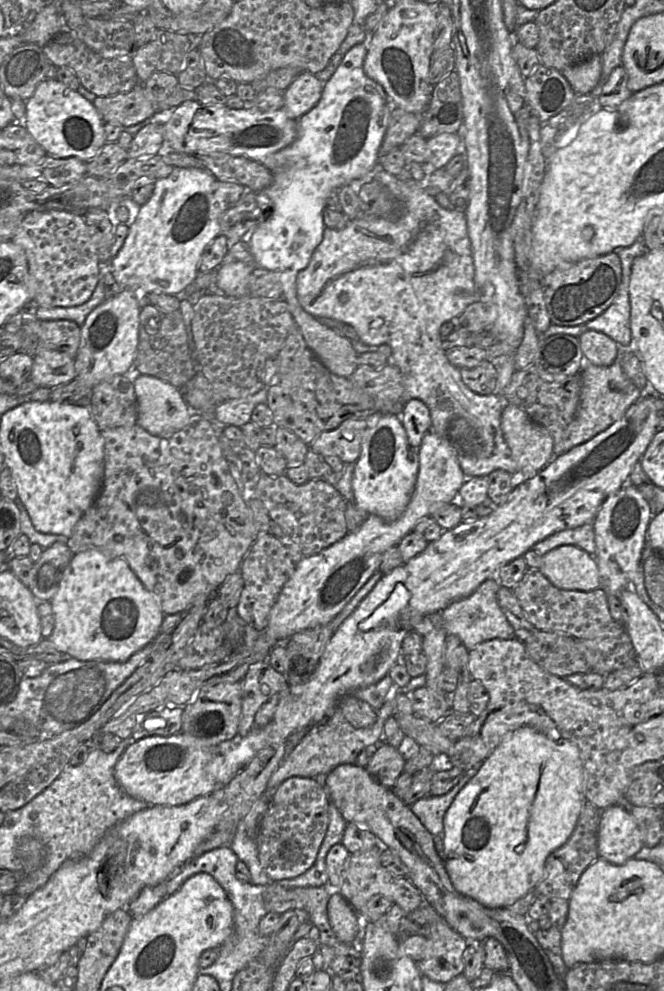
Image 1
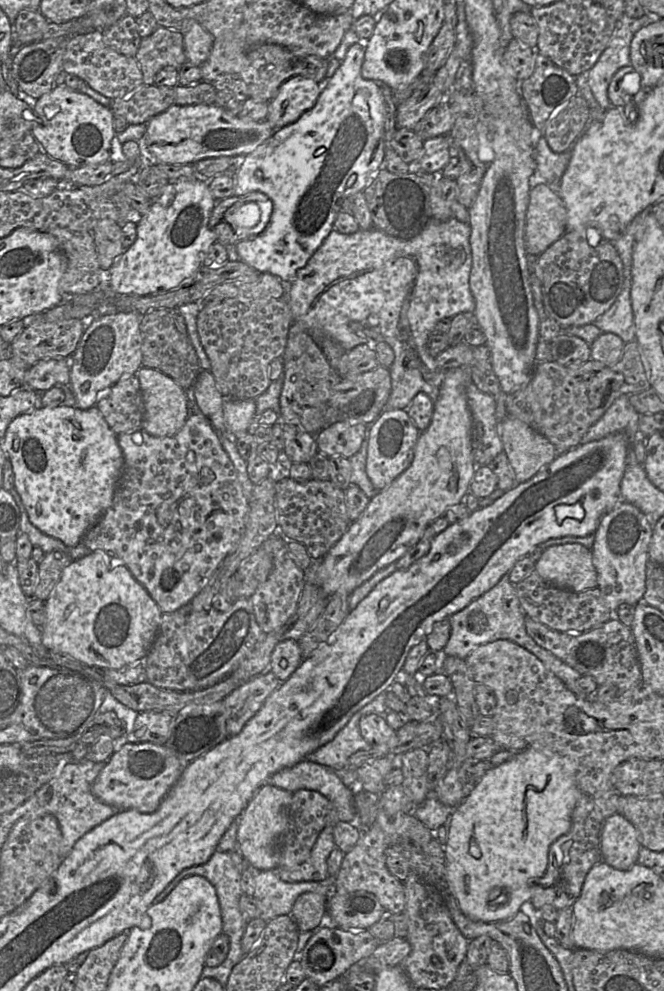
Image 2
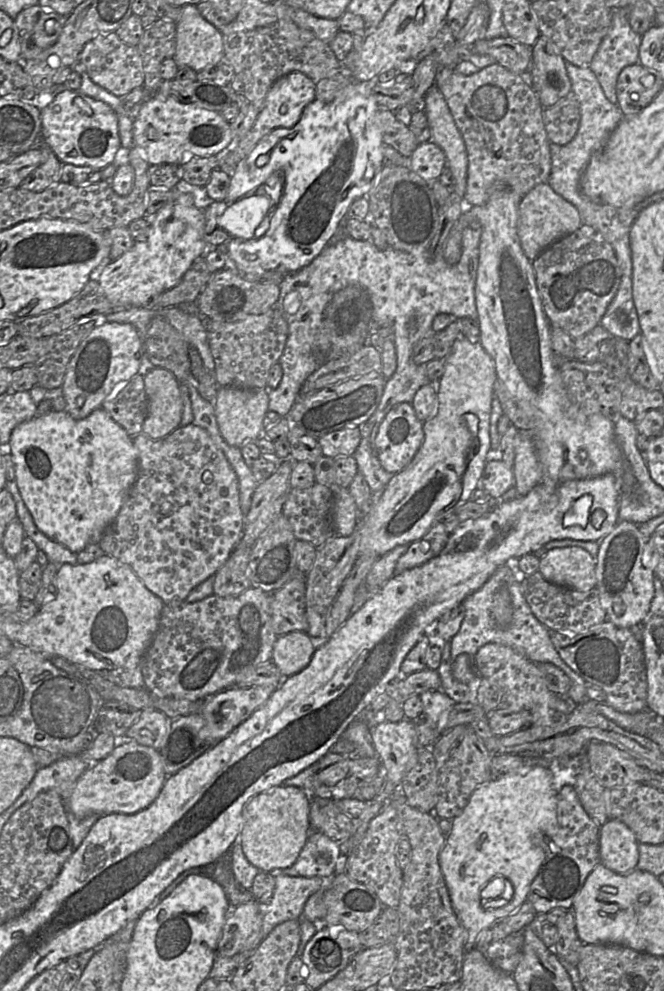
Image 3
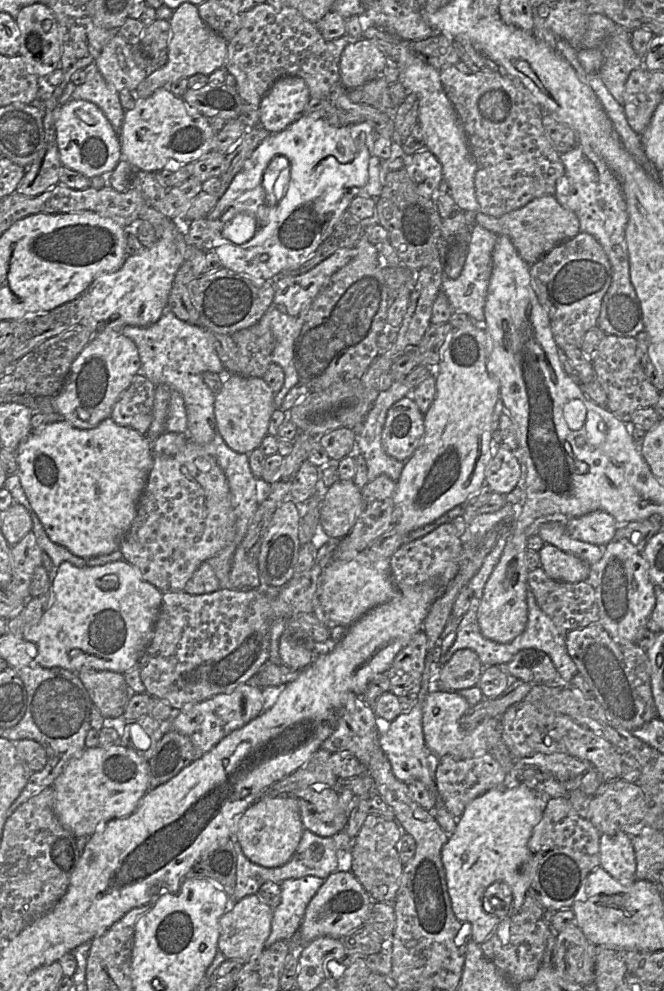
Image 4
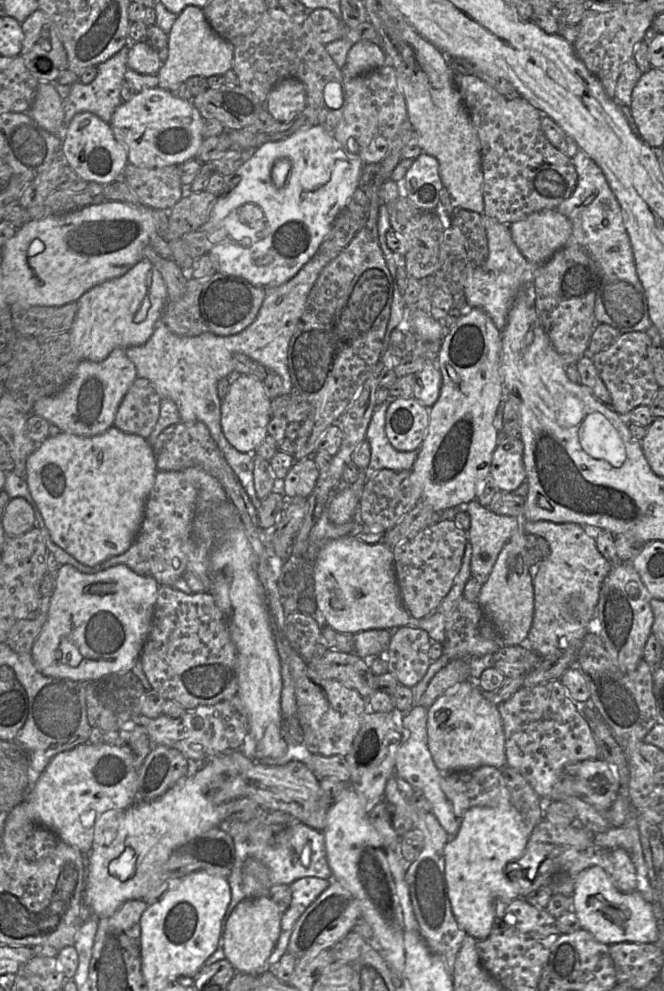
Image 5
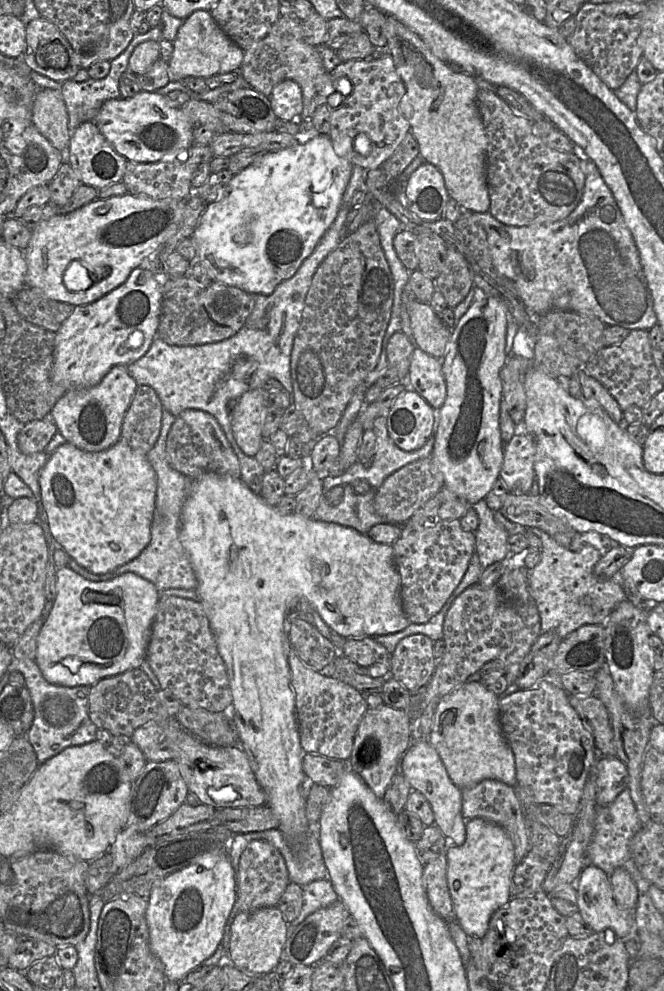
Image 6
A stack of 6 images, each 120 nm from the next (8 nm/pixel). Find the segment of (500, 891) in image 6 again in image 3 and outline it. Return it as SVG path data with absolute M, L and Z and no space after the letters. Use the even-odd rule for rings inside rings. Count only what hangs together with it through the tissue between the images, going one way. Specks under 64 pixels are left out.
M545 766L519 767L500 777L493 777L478 786L472 793L462 813L455 817L453 828L439 855L439 863L445 878L453 910L468 931L466 952L476 948L479 934L497 922L517 912L528 901L530 886L536 878L544 860L541 847L542 830L554 827L557 822L557 790L554 788L552 771ZM503 877L514 889L512 900L503 907L485 908L482 891L495 878Z

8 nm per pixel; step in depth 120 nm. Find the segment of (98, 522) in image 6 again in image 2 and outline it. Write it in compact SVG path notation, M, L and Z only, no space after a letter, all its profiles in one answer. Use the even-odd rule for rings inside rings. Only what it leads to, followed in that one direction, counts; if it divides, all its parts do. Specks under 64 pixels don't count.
M41 407L15 418L4 438L13 466L15 488L28 513L30 522L41 532L61 540L72 548L82 543L85 533L111 506L122 473L124 459L117 441L100 410L76 407Z

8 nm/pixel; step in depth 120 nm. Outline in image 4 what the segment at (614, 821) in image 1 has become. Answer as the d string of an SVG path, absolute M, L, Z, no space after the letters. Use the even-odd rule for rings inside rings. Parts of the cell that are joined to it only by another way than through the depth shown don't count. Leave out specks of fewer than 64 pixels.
M623 831L605 832L599 839L600 866L621 883L636 879L636 857L631 837Z

